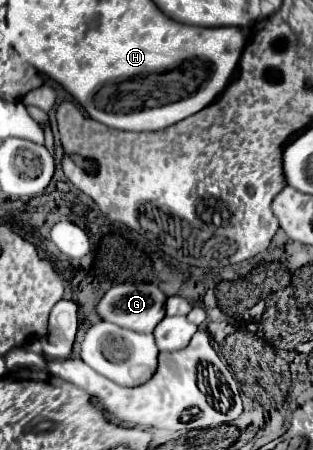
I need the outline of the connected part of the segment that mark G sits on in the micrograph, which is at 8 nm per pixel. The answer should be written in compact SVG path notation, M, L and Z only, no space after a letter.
M121 283L121 285L113 285L103 299L97 305L97 313L101 315L101 319L111 321L119 327L125 329L133 329L139 333L151 333L157 323L165 317L165 293L153 285L153 283Z

